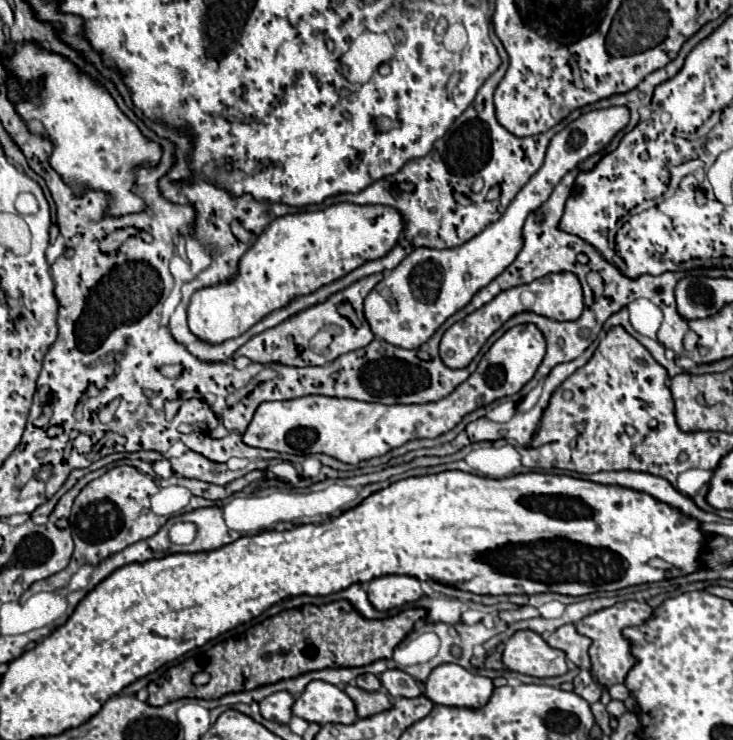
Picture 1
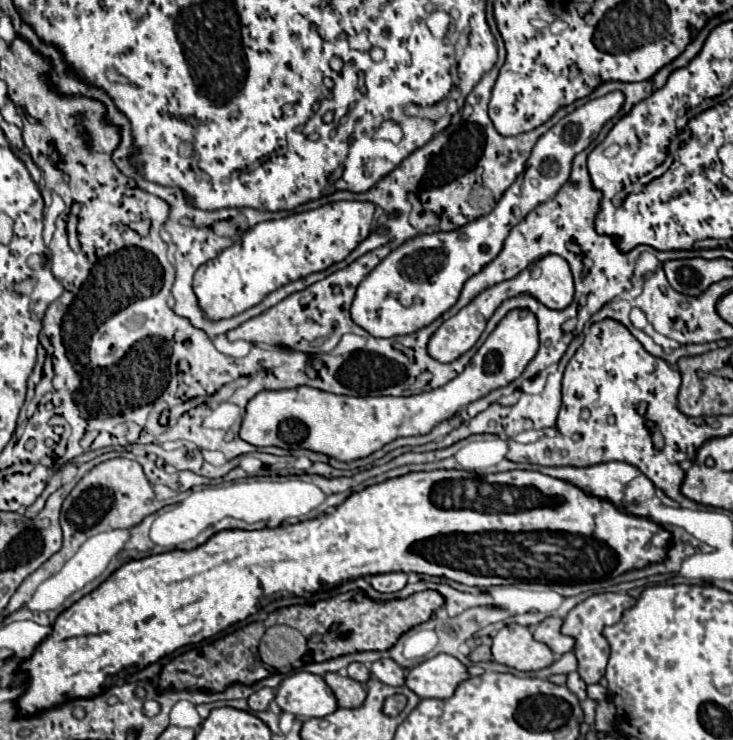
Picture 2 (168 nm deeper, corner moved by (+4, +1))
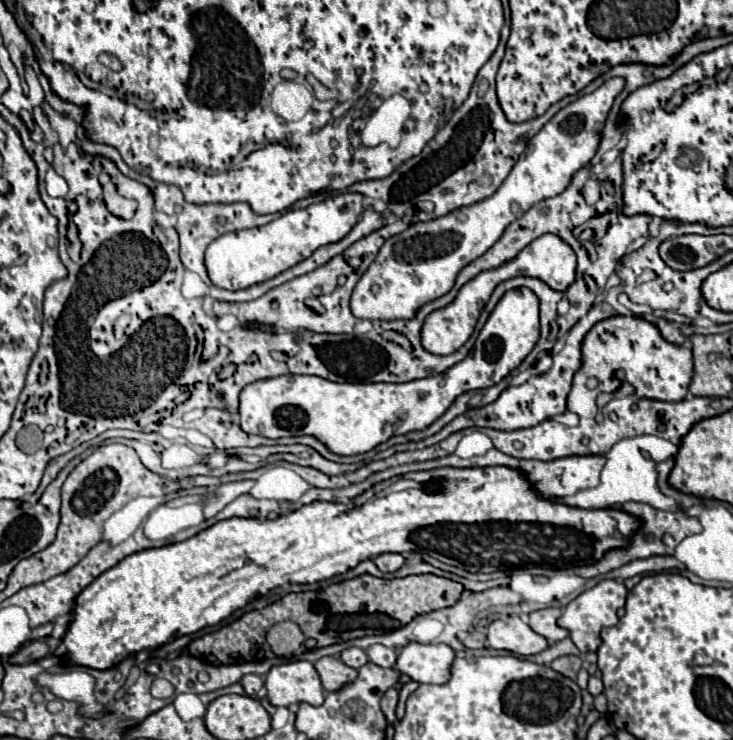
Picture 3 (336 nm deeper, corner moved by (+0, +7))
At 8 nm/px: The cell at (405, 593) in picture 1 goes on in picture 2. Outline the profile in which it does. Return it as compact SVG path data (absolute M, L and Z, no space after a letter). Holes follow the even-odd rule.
M389 572L389 574L377 574L377 576L369 576L369 584L381 592L381 594L391 594L391 592L399 592L407 586L407 574L397 574L397 572Z

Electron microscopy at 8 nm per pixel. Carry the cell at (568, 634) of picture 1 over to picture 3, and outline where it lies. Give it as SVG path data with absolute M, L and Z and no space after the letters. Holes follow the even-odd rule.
M543 608L543 610L535 610L529 614L529 626L547 638L549 644L555 644L559 640L563 640L565 636L569 636L569 632L565 632L565 628L557 626L557 618L561 616L559 608Z

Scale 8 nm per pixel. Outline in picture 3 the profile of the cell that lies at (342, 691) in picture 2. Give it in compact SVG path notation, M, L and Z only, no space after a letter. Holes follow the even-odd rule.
M323 656L315 662L315 670L321 678L321 686L327 692L335 692L339 690L343 684L353 682L357 678L357 670L349 668L347 664L343 664L339 658L333 656Z

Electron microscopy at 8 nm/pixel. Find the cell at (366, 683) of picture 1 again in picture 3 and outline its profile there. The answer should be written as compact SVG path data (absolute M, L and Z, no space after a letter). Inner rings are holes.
M347 648L347 650L343 650L341 652L341 660L347 664L347 666L351 666L351 668L361 668L361 664L365 664L369 658L367 658L367 654L361 650L361 648Z

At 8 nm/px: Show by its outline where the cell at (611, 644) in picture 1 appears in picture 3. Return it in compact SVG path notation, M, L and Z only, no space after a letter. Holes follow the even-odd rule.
M601 580L597 586L585 590L577 598L573 598L563 608L563 614L559 616L557 624L561 628L569 630L569 636L575 642L575 646L581 650L581 654L595 652L601 644L601 636L599 636L601 628L617 624L617 620L619 620L617 610L625 606L625 598L627 598L627 588L623 586L623 582L619 582L619 580Z

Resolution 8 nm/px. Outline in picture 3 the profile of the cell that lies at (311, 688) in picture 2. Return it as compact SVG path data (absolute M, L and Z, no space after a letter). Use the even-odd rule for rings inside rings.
M307 660L273 666L265 674L265 688L267 700L273 706L289 706L301 702L321 706L325 700L325 690L321 688L317 670Z

